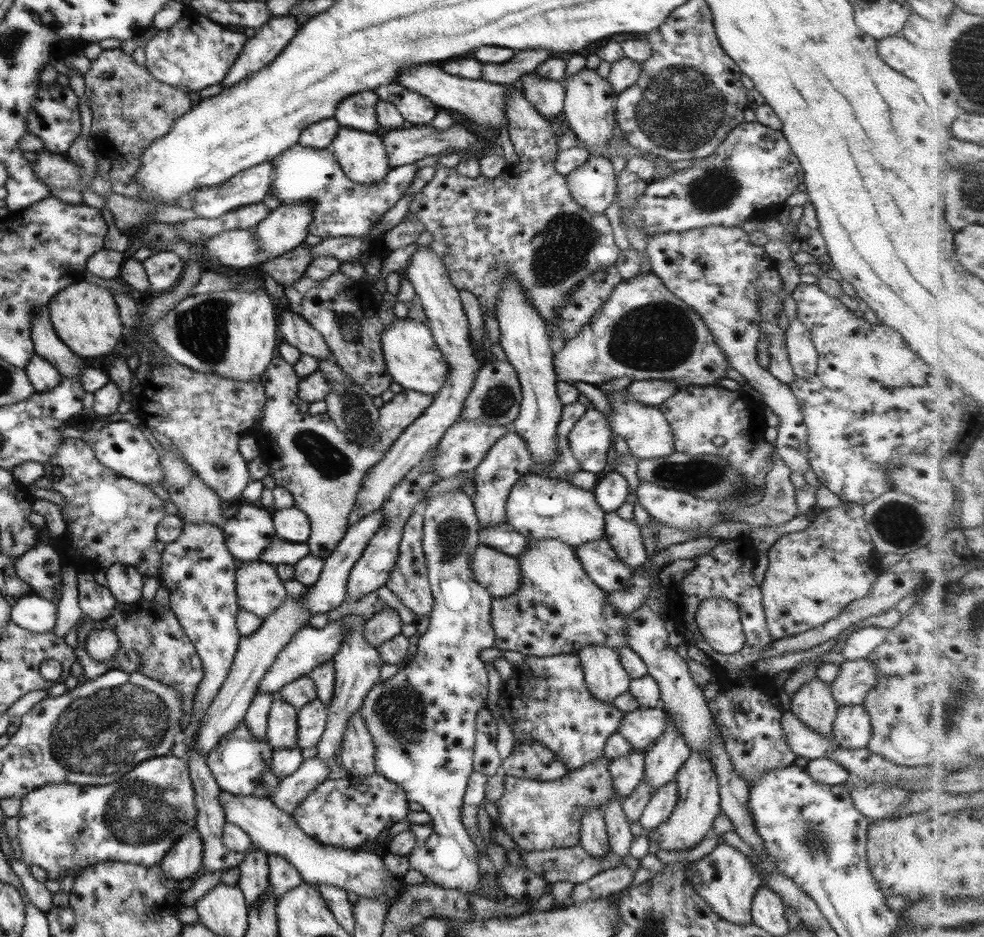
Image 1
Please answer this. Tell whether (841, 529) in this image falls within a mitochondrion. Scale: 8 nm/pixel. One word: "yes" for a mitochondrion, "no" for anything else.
no

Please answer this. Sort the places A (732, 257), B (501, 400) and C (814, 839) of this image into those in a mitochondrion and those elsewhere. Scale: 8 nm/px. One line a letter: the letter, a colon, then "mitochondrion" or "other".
A: other
B: mitochondrion
C: mitochondrion

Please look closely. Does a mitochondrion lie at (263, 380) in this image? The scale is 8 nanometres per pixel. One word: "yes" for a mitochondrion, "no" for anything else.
no

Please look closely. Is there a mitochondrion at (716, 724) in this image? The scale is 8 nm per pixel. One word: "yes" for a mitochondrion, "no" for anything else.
no

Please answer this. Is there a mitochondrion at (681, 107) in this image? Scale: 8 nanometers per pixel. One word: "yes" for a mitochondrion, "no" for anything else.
yes

